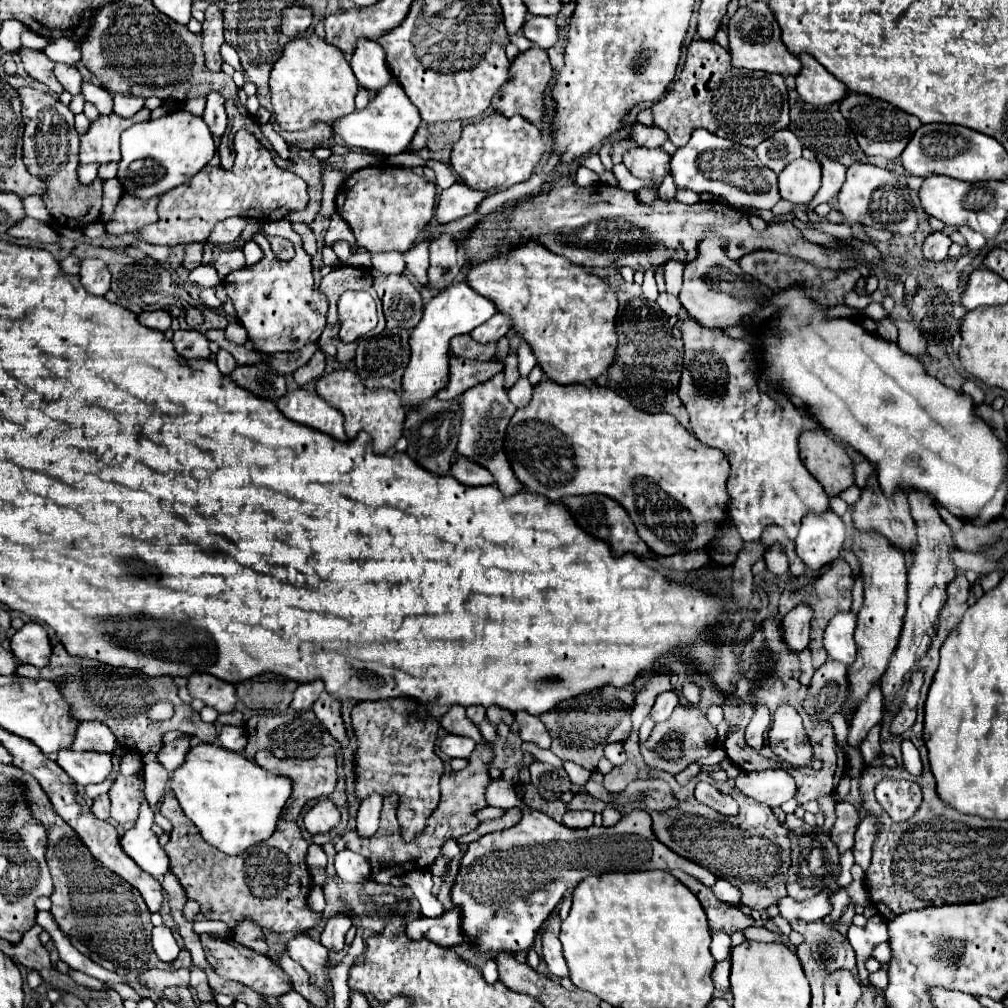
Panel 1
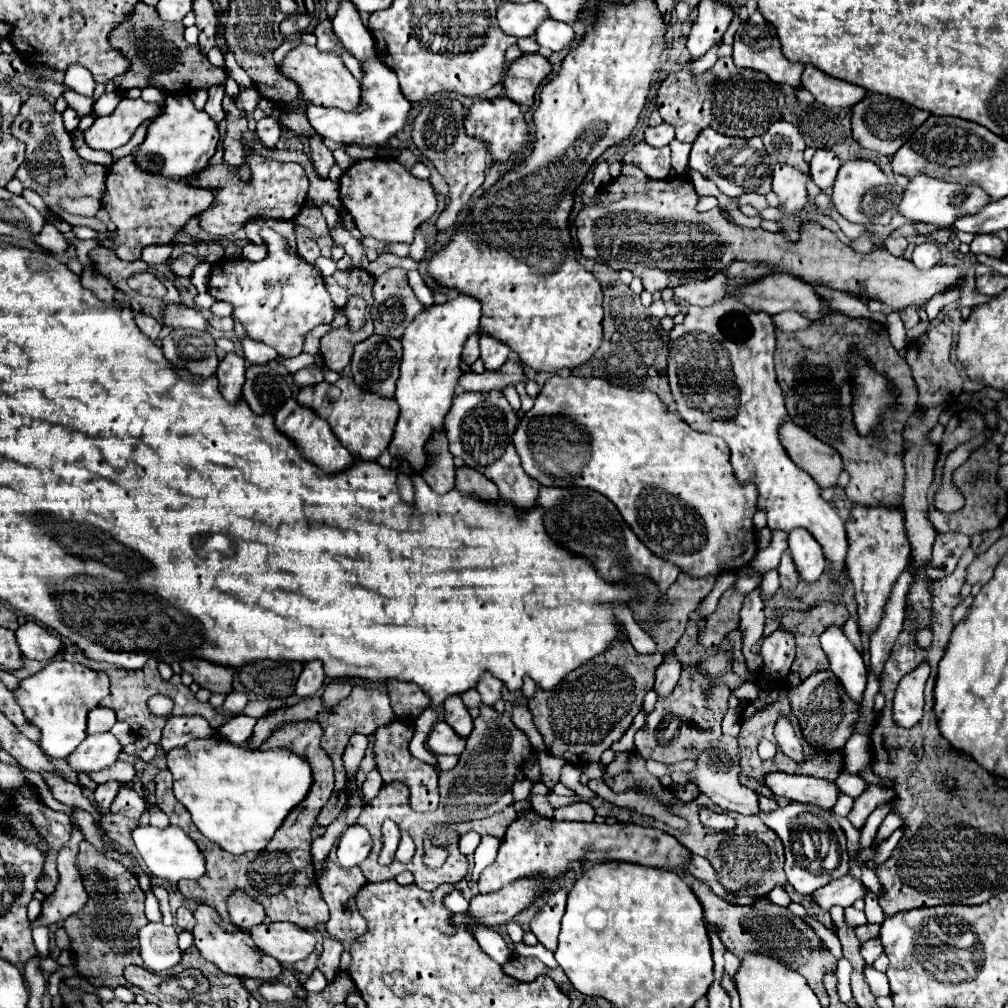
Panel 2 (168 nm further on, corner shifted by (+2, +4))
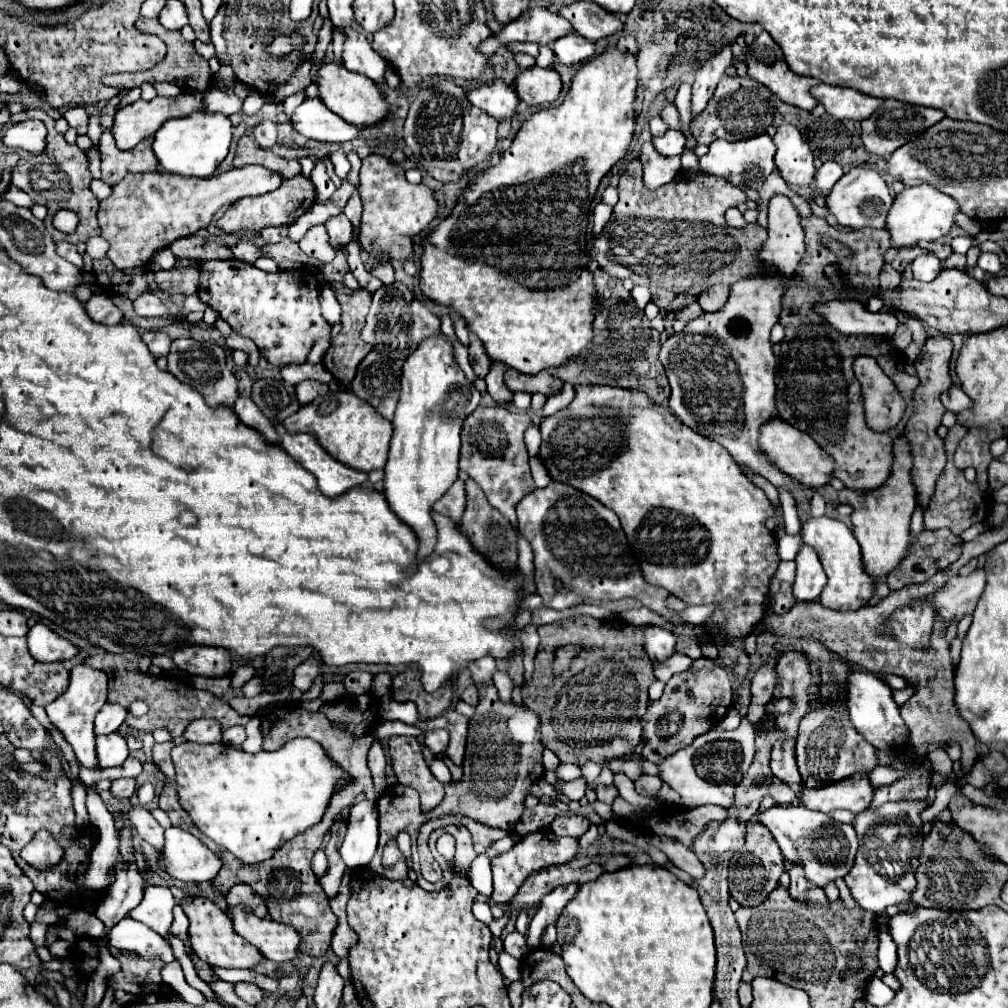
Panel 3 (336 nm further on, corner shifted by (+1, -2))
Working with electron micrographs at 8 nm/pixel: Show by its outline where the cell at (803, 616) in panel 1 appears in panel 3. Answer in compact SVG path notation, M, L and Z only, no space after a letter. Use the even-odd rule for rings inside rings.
M766 664L752 678L752 704L748 718L754 718L754 724L764 718L766 704L772 700L774 686L776 686L776 668L772 664Z

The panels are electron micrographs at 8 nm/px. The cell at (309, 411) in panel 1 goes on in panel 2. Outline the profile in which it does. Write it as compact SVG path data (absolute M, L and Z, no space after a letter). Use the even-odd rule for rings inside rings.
M289 398L277 412L275 412L275 426L279 428L279 432L283 432L285 436L289 436L297 448L301 450L303 458L311 460L313 464L317 464L319 468L323 468L325 472L341 472L345 468L349 468L353 464L353 456L339 444L337 436L333 434L329 422L325 418L321 418L315 410L311 410L309 406L301 406L295 398Z

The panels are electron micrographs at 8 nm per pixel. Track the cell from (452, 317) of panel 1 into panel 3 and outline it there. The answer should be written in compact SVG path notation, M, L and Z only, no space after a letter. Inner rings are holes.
M444 334L442 338L428 338L408 356L402 366L400 384L400 400L392 420L394 434L384 468L384 492L390 510L416 534L416 558L422 562L422 558L426 560L432 554L436 544L432 506L458 478L462 424L478 408L482 396L456 364L452 342Z

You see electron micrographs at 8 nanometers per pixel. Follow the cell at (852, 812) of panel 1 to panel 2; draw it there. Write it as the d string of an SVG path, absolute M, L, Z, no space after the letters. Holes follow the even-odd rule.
M869 784L867 790L865 790L861 796L855 798L853 808L851 808L851 812L847 814L849 822L851 822L857 830L861 830L861 826L863 826L865 820L867 820L867 816L869 816L879 804L891 802L893 796L895 796L895 794L893 794L891 788L877 786L877 784Z

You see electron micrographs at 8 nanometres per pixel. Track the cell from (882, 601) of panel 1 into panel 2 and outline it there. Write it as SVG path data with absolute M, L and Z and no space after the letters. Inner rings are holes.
M853 506L845 522L845 530L847 530L847 540L849 540L845 564L849 570L849 578L855 586L861 634L873 636L873 632L877 630L885 614L885 604L891 596L893 584L909 564L909 542L905 536L903 516L899 510Z

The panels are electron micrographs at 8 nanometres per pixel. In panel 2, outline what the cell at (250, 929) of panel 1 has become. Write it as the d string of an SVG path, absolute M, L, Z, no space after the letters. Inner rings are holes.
M235 892L227 900L227 908L229 908L231 922L239 930L245 930L245 932L249 932L253 926L257 926L257 924L261 924L265 920L263 906L257 904L255 900L249 900L249 896L245 896L243 892Z

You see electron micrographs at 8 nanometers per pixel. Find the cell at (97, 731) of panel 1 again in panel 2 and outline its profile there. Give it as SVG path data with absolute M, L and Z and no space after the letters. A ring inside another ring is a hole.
M93 708L87 718L87 734L109 732L115 722L117 722L117 718L111 708Z

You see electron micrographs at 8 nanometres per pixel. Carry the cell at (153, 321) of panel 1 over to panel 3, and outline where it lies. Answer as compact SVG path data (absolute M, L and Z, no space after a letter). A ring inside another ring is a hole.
M148 330L148 332L142 334L142 340L146 342L146 346L150 348L150 352L152 352L156 358L168 356L172 340L170 340L162 330Z

